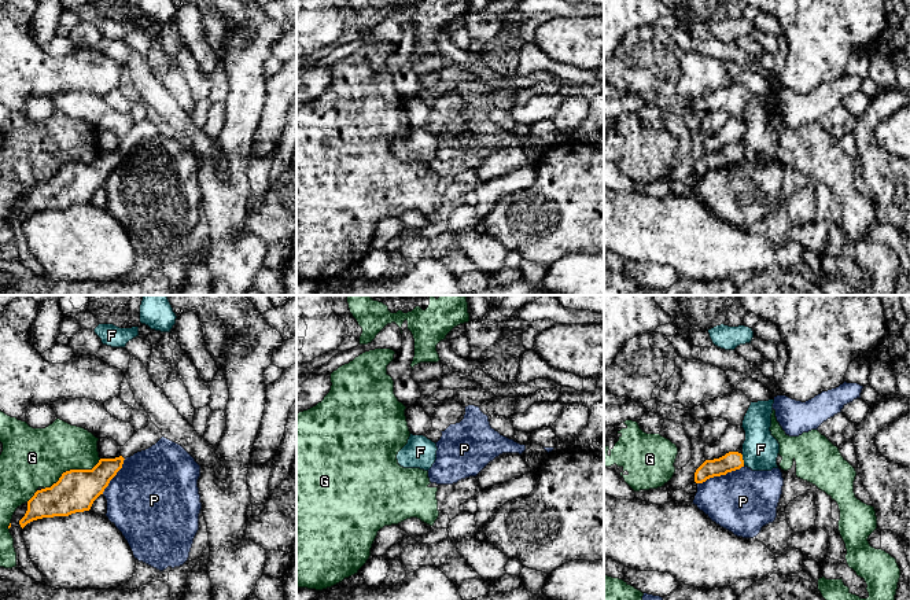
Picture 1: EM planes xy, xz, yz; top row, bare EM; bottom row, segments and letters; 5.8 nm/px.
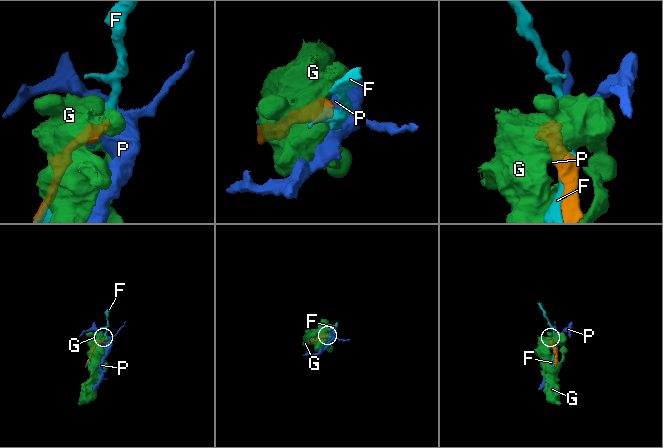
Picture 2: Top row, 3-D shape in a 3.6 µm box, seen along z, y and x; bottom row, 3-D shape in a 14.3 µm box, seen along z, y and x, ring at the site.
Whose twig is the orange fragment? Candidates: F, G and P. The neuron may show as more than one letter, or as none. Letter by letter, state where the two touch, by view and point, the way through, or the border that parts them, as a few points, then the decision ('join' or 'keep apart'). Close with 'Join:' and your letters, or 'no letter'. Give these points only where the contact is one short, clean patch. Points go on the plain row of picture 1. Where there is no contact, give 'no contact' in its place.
F: meets orange in yz at (743, 153); keep apart
G: meets orange in xy at (72, 162); keep apart
P: meets orange in yz at (721, 166); border along yz (744, 158), (697, 176); keep apart
Join: no letter

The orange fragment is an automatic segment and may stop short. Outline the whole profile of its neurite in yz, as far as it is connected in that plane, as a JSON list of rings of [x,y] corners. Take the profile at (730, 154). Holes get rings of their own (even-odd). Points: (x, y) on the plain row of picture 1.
[[[729,144],[725,148],[714,152],[705,152],[695,165],[695,174],[703,176],[710,170],[726,168],[727,165],[744,159],[743,147]]]

